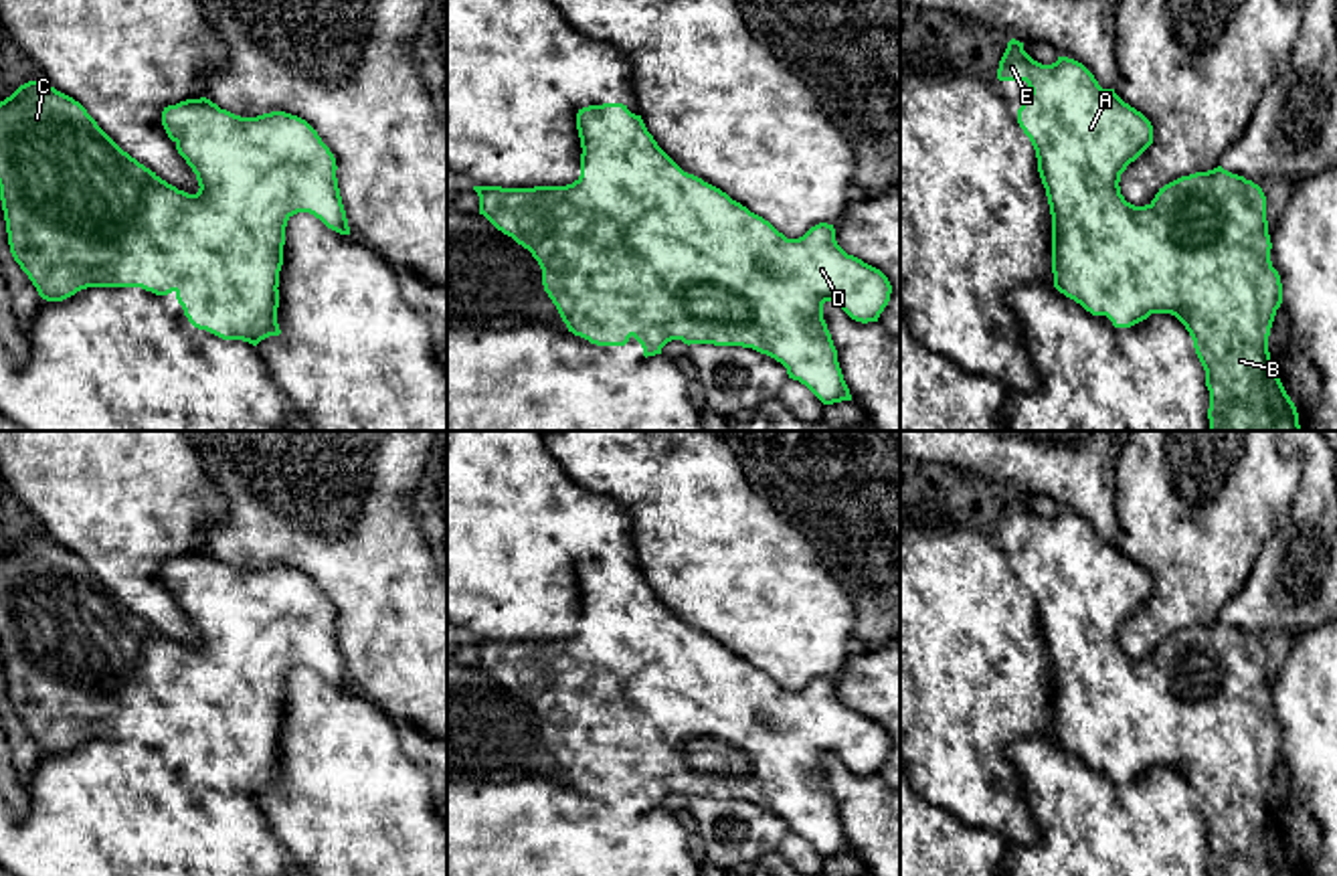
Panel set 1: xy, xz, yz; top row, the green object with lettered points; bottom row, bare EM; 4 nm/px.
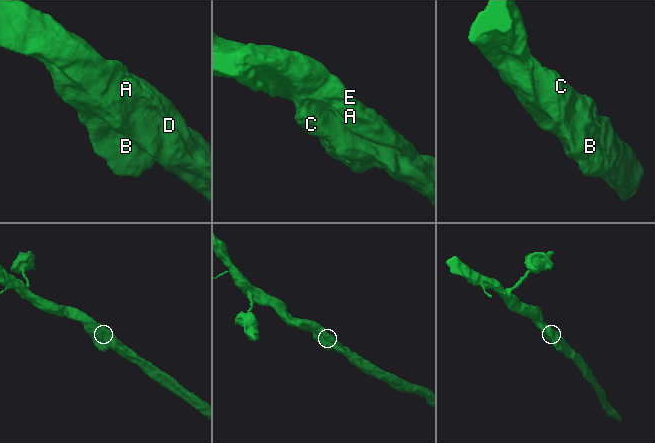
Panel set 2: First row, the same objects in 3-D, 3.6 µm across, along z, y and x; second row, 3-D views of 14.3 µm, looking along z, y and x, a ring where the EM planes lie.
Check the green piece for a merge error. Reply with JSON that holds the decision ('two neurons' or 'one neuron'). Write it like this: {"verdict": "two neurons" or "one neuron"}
{"verdict": "one neuron"}

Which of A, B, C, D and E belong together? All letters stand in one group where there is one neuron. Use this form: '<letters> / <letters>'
A B C D E

